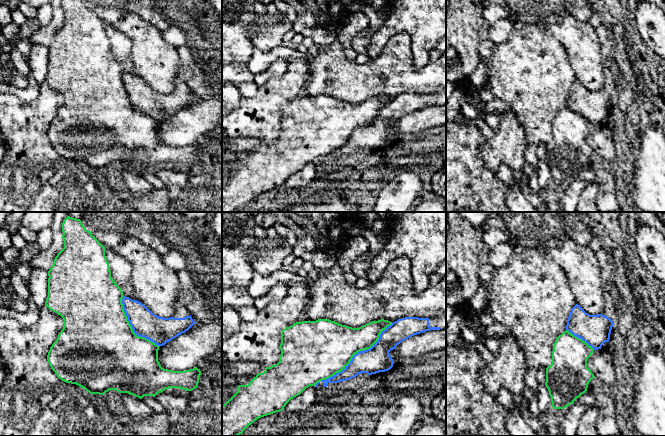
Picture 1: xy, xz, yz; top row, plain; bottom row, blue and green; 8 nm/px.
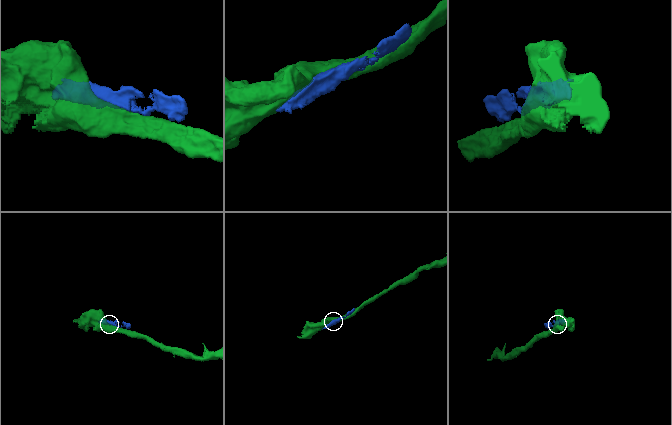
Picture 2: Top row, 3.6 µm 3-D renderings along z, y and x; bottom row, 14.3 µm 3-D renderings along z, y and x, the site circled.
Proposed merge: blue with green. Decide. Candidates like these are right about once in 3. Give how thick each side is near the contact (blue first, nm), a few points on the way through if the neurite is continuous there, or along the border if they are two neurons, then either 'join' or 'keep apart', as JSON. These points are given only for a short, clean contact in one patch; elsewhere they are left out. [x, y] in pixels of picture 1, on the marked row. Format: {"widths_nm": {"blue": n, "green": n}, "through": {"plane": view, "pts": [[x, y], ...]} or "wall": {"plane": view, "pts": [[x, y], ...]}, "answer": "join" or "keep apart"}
{"widths_nm": {"blue": 220, "green": 420}, "answer": "keep apart"}

